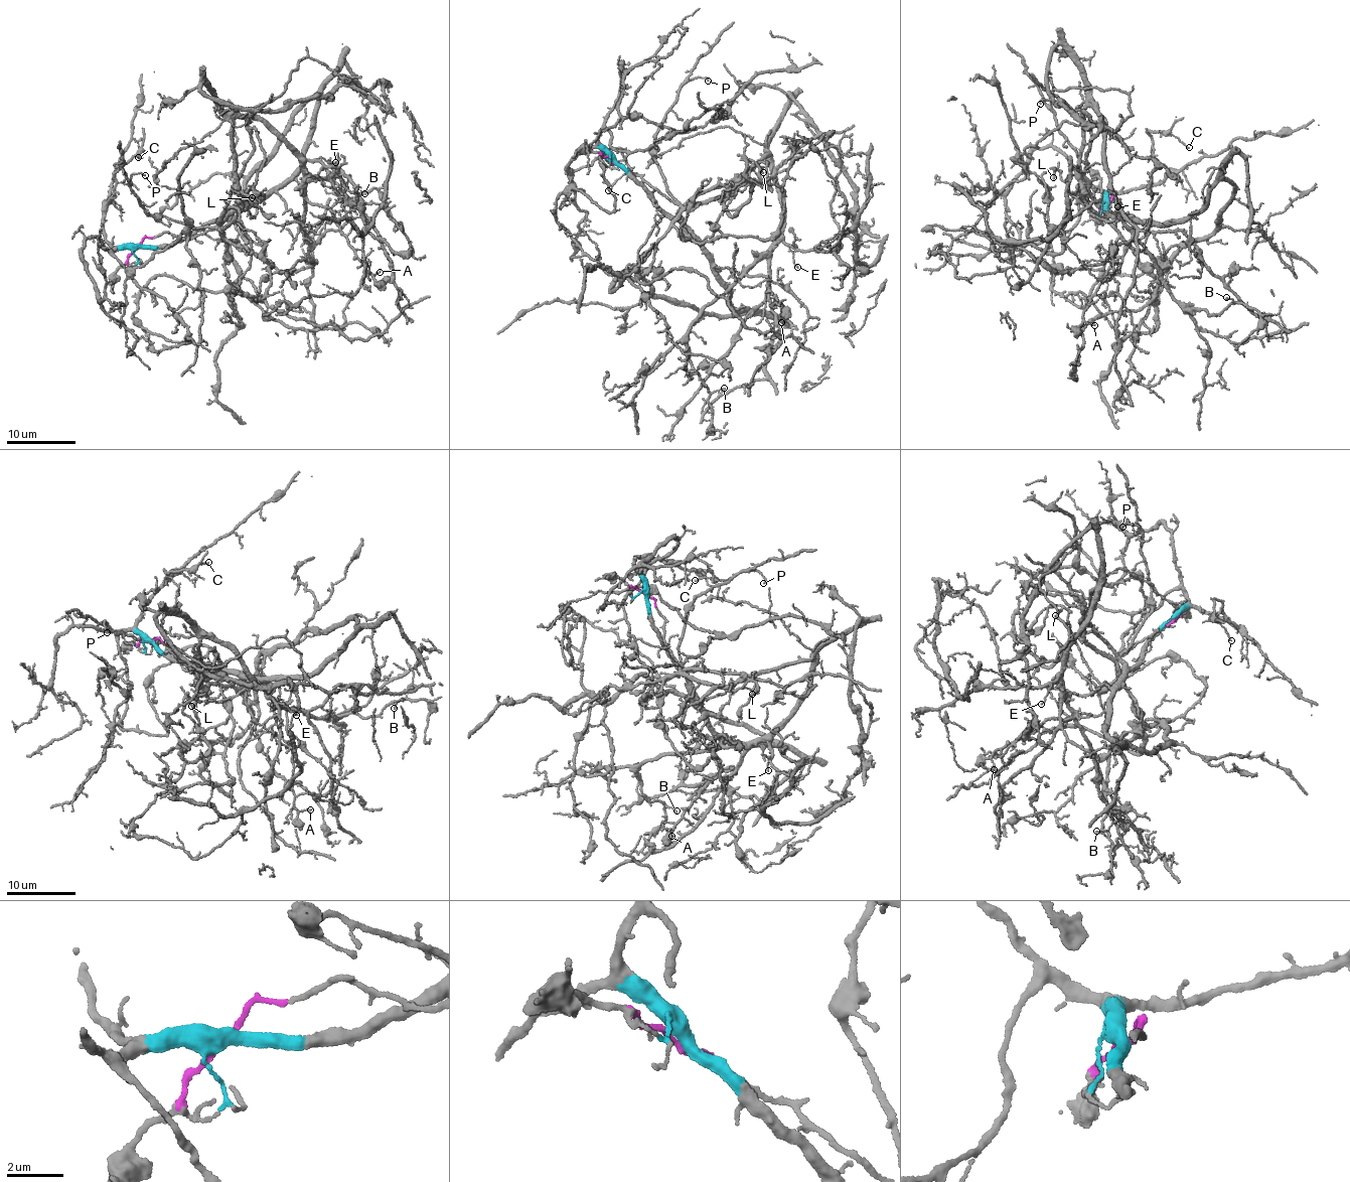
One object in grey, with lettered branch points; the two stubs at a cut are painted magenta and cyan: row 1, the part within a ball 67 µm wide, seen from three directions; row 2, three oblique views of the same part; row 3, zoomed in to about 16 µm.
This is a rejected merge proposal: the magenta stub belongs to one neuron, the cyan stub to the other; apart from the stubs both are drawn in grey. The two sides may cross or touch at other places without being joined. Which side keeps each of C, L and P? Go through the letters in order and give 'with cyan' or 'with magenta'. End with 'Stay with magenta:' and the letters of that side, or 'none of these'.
C: with cyan
L: with cyan
P: with cyan
Stay with magenta: none of these

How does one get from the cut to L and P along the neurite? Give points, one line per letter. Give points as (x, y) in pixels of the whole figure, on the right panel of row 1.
L: (1108, 201), (1104, 205), (1108, 214), (1132, 219), (1095, 216), (1069, 192), (1059, 171), (1054, 170), (1053, 178)
P: (1108, 201), (1108, 214), (1124, 215), (1108, 215), (1098, 177), (1058, 128), (1052, 107), (1046, 100), (1041, 103)

